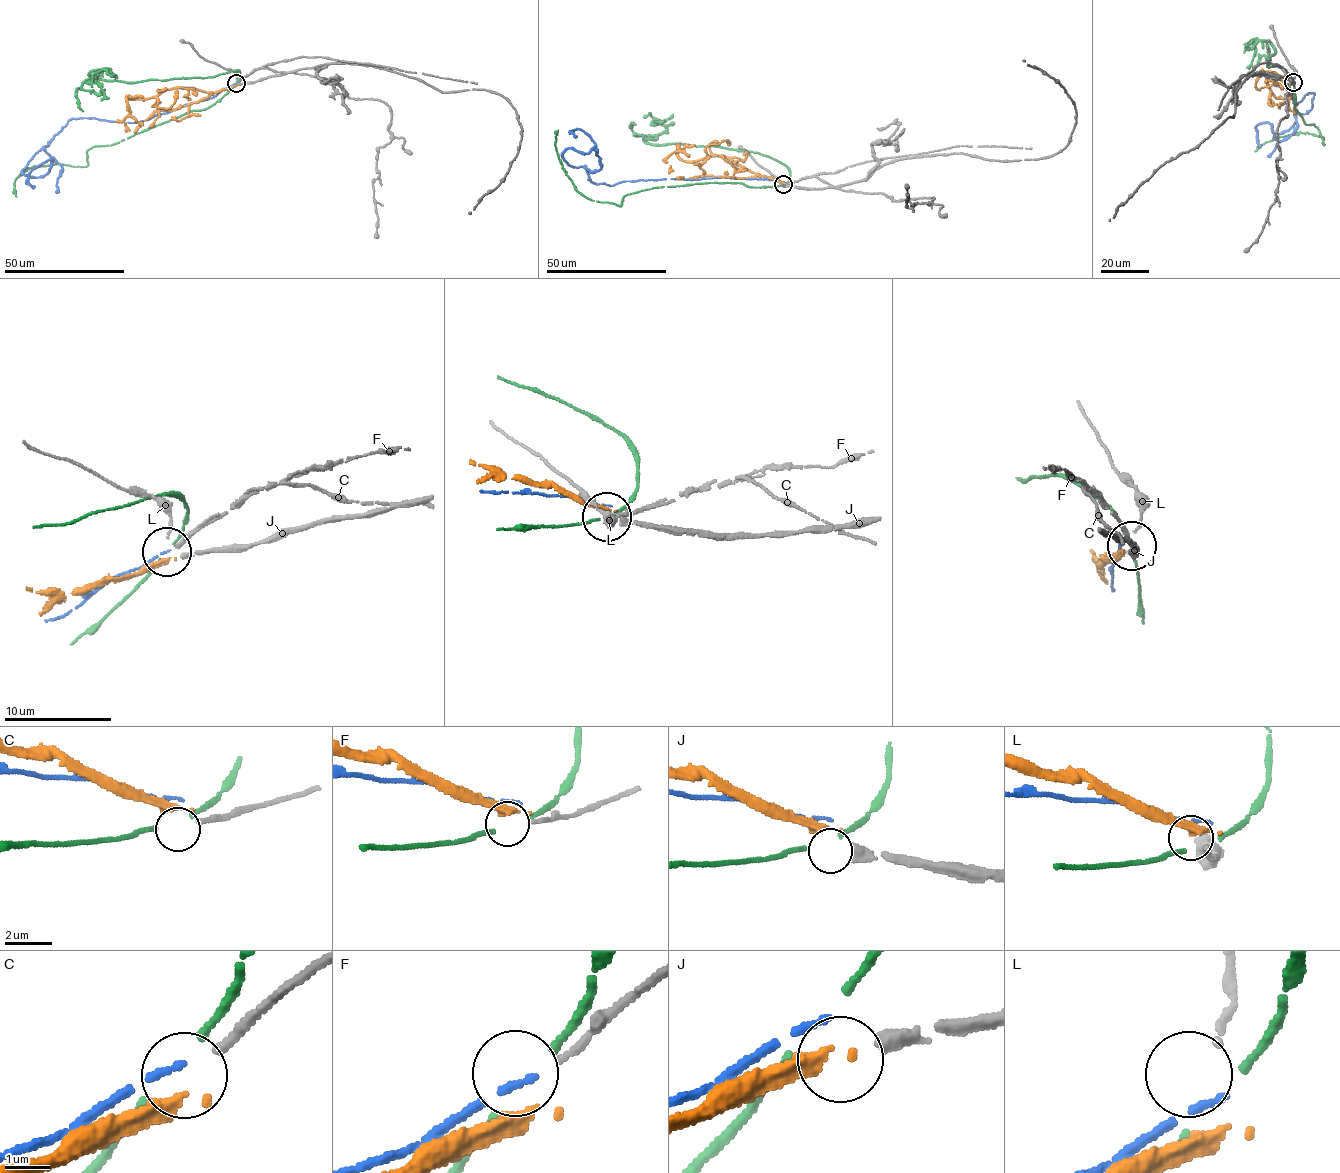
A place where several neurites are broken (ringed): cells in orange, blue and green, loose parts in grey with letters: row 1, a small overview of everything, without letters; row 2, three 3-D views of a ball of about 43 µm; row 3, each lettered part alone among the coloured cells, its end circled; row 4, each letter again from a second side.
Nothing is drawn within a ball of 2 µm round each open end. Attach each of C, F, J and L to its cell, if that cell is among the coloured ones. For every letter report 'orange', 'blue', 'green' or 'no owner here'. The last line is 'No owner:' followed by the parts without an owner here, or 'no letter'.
C: no owner here
F: no owner here
J: no owner here
L: no owner here
No owner: C, F, J, L

